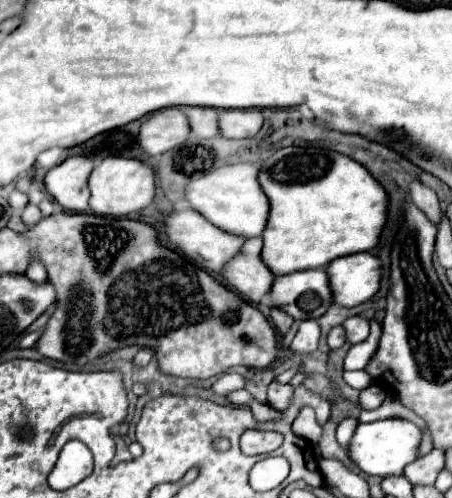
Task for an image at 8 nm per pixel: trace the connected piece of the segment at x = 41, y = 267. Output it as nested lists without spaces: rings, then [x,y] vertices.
[[[31,260],[29,262],[29,268],[27,268],[27,278],[41,284],[47,280],[47,272],[45,272],[45,264],[41,264],[41,260]]]

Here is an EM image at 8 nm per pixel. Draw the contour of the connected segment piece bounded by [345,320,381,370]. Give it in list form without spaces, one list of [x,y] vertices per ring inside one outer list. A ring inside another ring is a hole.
[[[371,320],[369,338],[365,342],[351,346],[351,350],[345,356],[345,370],[365,370],[379,348],[379,338],[381,338],[381,326],[375,320]]]

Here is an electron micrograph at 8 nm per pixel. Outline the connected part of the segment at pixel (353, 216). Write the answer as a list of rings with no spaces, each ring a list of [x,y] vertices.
[[[287,146],[277,150],[261,166],[259,182],[271,202],[269,222],[263,232],[263,262],[277,276],[309,268],[327,268],[335,258],[367,252],[379,244],[381,232],[387,224],[389,196],[363,164],[325,148],[307,146],[303,150],[299,146]]]

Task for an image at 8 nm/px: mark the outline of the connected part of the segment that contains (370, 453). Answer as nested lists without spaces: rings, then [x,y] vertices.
[[[387,418],[369,424],[359,424],[351,446],[347,450],[351,462],[369,476],[401,476],[405,466],[417,460],[417,448],[421,444],[421,428],[403,418]]]

